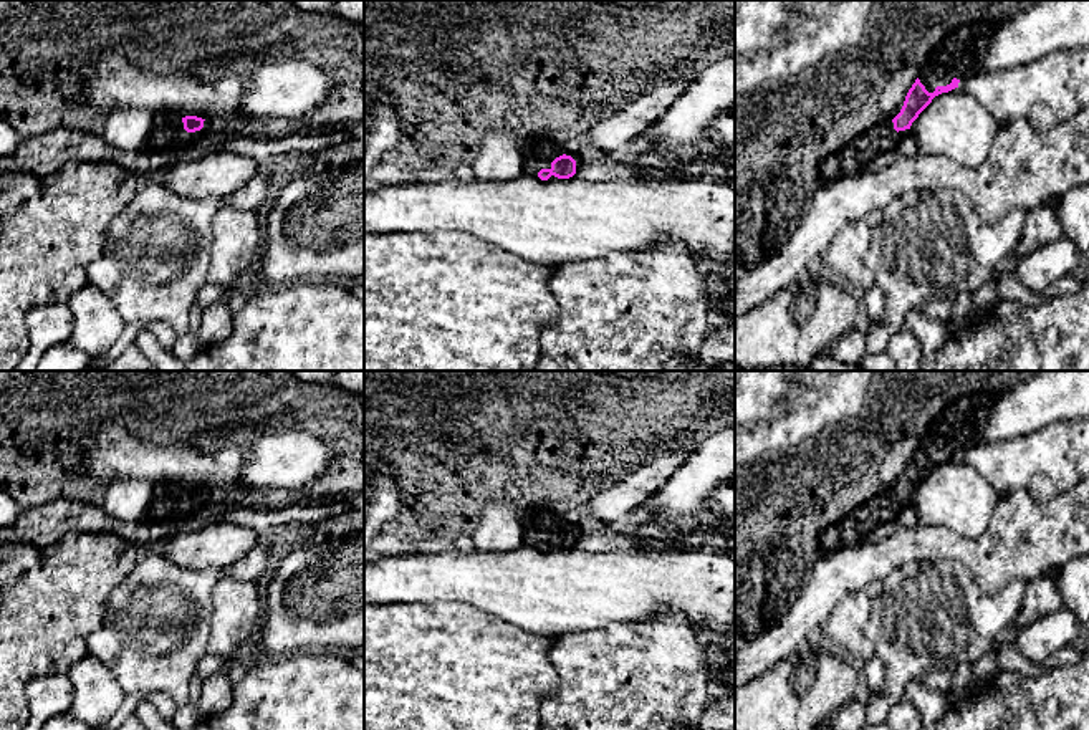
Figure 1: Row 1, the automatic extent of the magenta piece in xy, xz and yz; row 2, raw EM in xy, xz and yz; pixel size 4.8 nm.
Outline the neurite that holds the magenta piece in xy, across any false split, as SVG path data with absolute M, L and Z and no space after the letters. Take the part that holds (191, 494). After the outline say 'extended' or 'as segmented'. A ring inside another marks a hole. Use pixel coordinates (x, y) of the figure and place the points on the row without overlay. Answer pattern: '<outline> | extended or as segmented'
M185 487L182 490L170 488L169 490L169 507L180 508L180 515L184 518L190 518L199 511L199 502L204 498L202 488L197 487Z | extended

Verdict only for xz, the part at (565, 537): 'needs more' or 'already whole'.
needs more

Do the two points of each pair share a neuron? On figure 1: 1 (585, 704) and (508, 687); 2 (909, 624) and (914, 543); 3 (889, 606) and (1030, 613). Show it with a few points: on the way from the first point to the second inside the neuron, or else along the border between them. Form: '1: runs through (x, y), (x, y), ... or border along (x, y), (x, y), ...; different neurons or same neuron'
1: border along (550, 657), (558, 686), (542, 699), (538, 712); different neurons
2: border along (940, 560), (904, 561), (881, 580); different neurons
3: border along (1026, 583), (1018, 614), (993, 643); different neurons

